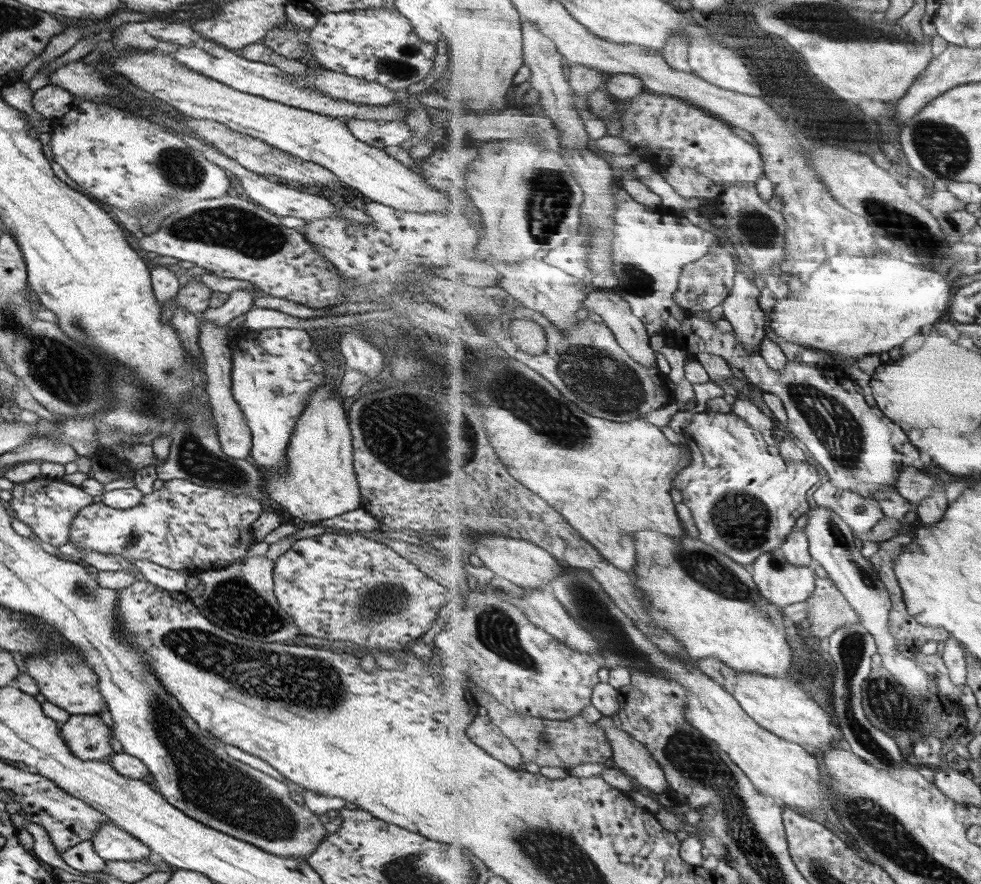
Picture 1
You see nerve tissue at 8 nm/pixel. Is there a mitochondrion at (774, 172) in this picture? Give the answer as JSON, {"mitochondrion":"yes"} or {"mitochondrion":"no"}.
{"mitochondrion":"no"}

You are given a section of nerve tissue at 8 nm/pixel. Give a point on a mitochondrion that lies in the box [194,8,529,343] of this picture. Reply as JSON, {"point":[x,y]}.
{"point":[404,67]}

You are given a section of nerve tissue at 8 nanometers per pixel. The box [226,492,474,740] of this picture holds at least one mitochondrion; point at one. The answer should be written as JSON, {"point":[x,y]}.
{"point":[385,601]}

